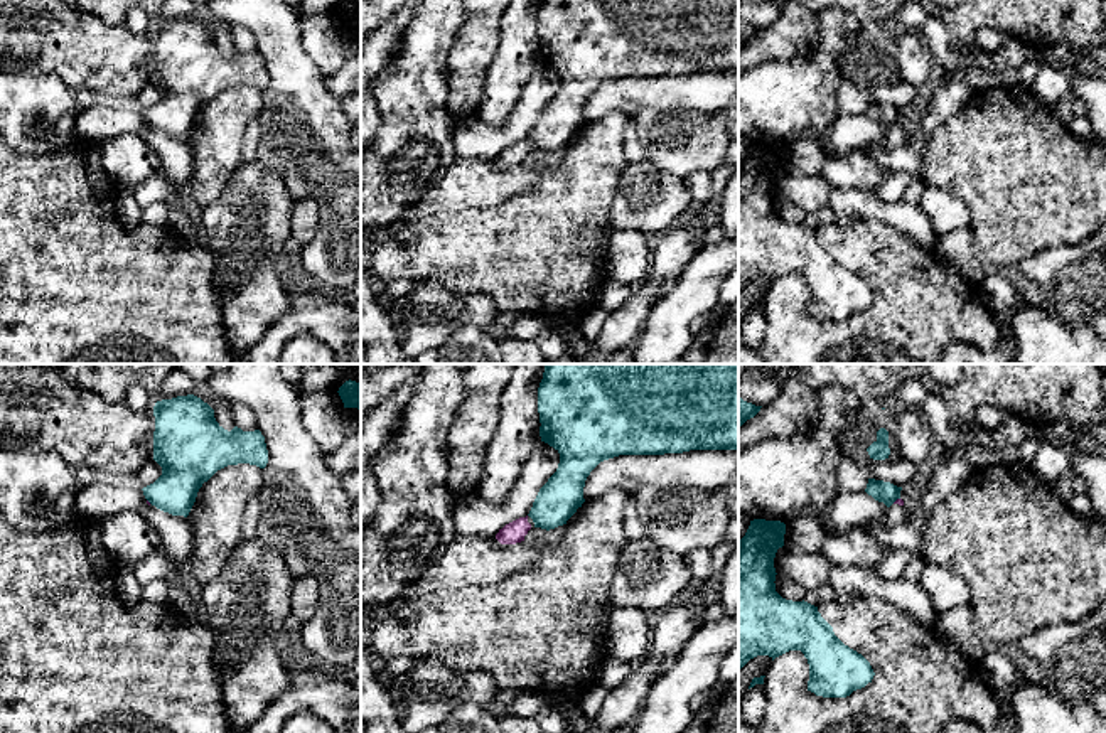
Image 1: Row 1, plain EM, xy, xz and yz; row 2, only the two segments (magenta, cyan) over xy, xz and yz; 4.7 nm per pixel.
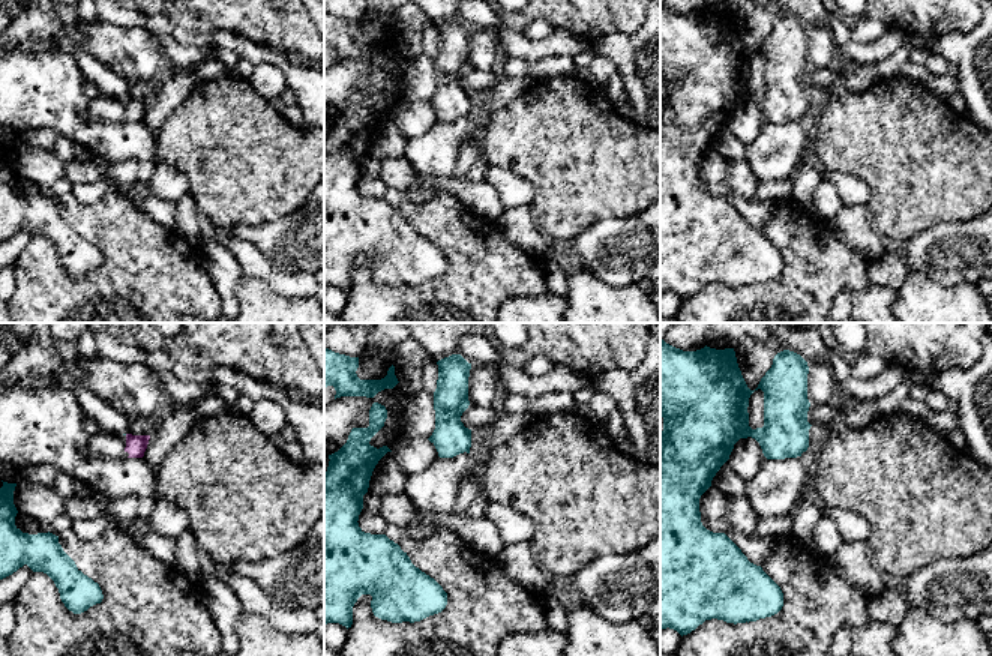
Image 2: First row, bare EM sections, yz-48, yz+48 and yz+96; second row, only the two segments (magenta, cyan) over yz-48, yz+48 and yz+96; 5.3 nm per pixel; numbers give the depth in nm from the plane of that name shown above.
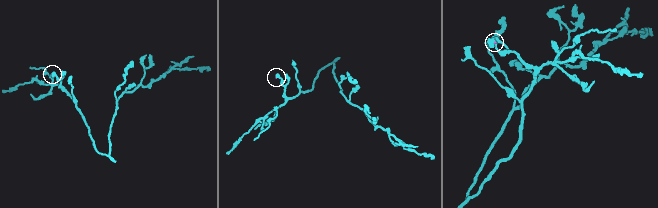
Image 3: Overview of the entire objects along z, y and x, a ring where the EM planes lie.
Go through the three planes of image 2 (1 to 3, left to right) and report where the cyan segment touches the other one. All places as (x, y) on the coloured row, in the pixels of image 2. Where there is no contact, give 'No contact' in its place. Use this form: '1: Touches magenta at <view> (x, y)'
1: No contact
2: No contact
3: No contact

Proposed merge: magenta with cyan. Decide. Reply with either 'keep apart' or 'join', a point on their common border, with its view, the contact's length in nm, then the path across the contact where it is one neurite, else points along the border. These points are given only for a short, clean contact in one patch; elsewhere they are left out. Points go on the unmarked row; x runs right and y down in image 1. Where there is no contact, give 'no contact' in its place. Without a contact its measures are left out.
keep apart; contact yz (897, 122); length 50 nm; border yz (899, 120), (892, 125)

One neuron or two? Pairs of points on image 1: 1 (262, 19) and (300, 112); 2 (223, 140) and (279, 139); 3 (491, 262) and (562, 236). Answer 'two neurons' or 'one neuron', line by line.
1: one neuron
2: two neurons
3: one neuron

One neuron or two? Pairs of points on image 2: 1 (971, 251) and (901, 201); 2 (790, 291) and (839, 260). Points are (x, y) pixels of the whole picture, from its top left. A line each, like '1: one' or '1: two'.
1: two
2: one

